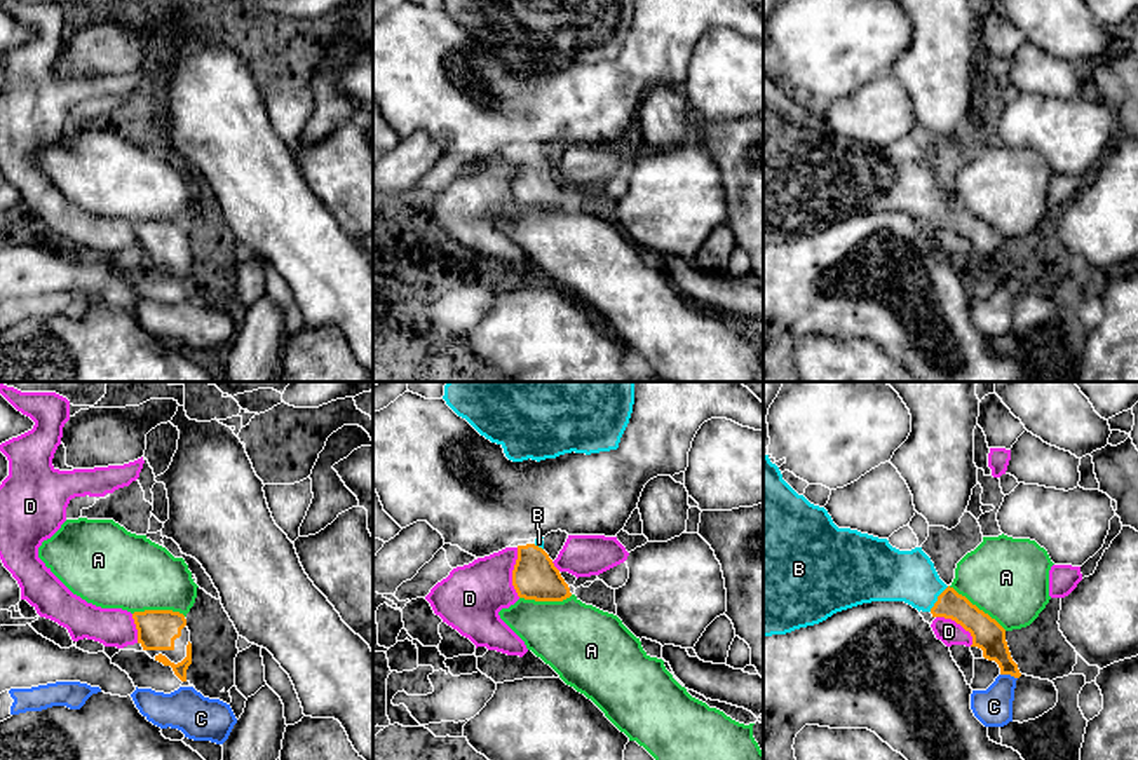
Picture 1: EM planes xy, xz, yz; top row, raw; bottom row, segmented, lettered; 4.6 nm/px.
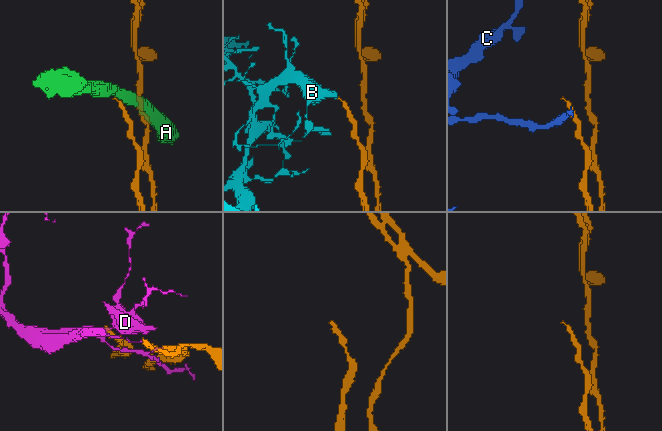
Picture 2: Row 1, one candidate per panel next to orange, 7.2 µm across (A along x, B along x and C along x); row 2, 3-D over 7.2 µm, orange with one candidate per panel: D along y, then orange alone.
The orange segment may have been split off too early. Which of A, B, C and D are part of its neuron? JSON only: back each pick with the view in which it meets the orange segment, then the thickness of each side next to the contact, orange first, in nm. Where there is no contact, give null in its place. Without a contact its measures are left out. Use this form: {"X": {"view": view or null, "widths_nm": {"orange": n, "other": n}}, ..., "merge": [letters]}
{"B": {"view": "yz", "widths_nm": {"orange": 130, "other": 240}}, "merge": ["B"]}

